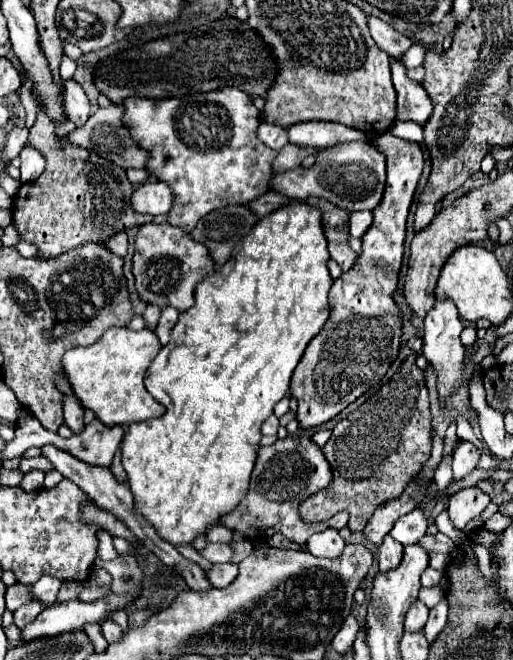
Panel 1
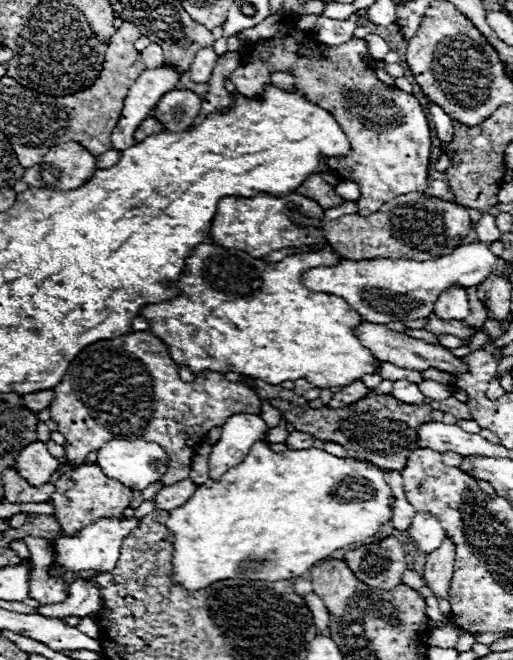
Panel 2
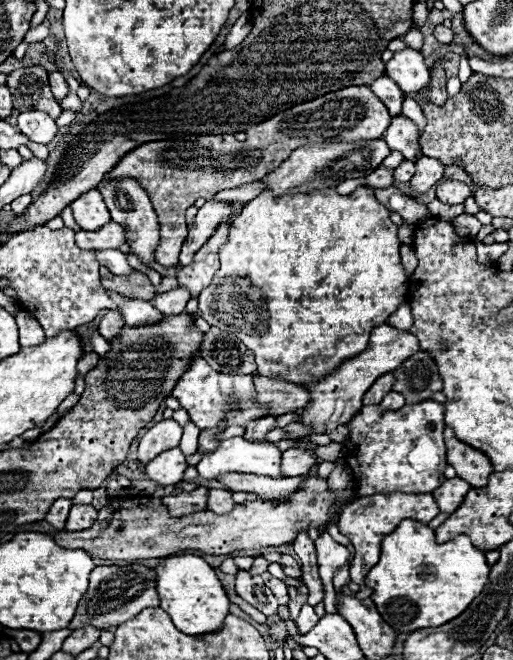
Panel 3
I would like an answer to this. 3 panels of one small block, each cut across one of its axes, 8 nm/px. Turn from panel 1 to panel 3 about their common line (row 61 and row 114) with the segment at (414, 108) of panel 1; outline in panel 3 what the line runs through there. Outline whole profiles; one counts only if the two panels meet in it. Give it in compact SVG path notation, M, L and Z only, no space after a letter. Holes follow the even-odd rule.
M378 76L374 80L374 84L370 84L370 88L384 102L384 106L388 108L388 112L392 116L398 116L400 114L404 92L394 84L394 80L390 80L388 76Z

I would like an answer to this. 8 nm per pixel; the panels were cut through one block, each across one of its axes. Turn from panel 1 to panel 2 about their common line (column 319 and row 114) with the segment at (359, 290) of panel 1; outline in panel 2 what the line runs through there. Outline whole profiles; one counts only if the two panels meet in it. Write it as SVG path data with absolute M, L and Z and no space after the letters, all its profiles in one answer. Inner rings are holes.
M286 18L274 38L248 46L248 56L266 58L270 72L292 68L296 76L294 90L302 92L308 96L308 100L318 102L322 108L334 114L336 122L342 126L352 144L352 152L348 156L330 158L326 166L336 170L344 180L360 186L360 198L356 200L358 214L370 216L394 196L424 192L428 188L432 132L420 102L412 94L384 86L374 76L374 70L360 60L360 56L368 52L362 38L352 38L342 46L326 46L326 62L308 58L310 40L312 38L308 34L296 30L294 22Z

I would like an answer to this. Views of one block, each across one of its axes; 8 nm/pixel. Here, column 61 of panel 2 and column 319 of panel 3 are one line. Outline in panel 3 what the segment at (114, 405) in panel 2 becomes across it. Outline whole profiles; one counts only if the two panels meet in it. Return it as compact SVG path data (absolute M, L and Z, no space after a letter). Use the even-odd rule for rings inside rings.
M382 324L378 328L374 328L374 332L370 334L370 344L366 348L366 352L354 356L352 360L344 362L332 376L326 376L324 380L310 384L308 390L312 394L312 400L306 408L294 410L300 416L300 422L304 424L312 424L314 432L330 432L340 424L346 424L360 408L362 408L362 396L364 392L382 376L388 372L394 372L394 368L398 368L398 364L402 364L404 360L408 360L412 354L416 354L418 348L418 338L406 330Z

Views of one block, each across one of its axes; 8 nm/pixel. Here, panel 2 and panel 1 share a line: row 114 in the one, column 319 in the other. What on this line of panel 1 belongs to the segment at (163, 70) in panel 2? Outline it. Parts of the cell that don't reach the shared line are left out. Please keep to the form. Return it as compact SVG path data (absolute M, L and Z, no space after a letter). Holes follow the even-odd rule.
M306 122L288 128L288 138L292 144L308 146L316 150L332 148L334 144L352 142L352 140L366 140L366 134L354 128L346 128L338 122Z

